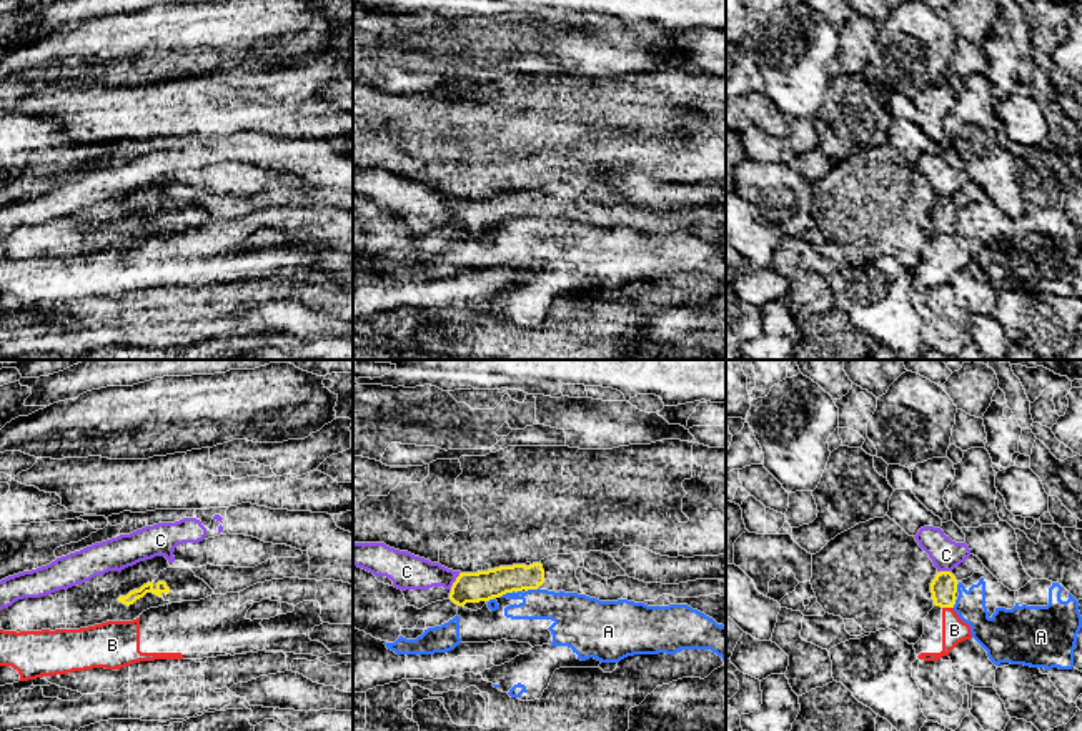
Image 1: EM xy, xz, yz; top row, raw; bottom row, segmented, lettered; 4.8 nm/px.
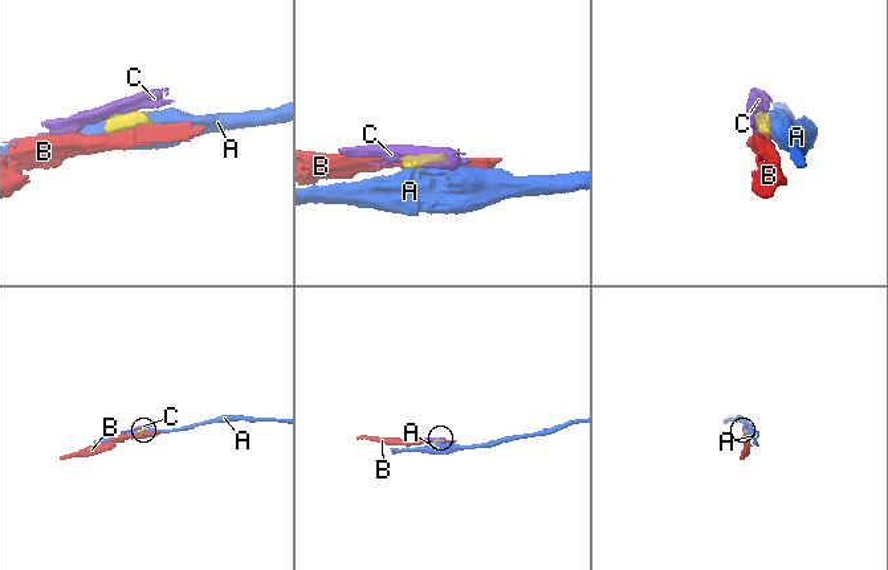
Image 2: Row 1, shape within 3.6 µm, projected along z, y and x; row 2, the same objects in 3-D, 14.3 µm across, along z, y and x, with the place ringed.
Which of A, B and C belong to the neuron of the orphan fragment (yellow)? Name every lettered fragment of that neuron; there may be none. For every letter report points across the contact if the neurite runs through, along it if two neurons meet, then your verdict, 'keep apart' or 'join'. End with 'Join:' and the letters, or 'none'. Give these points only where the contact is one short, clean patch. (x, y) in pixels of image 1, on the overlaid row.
A: keep apart
B: keep apart
C: border along xz (460, 571), (450, 588); keep apart
Join: none

